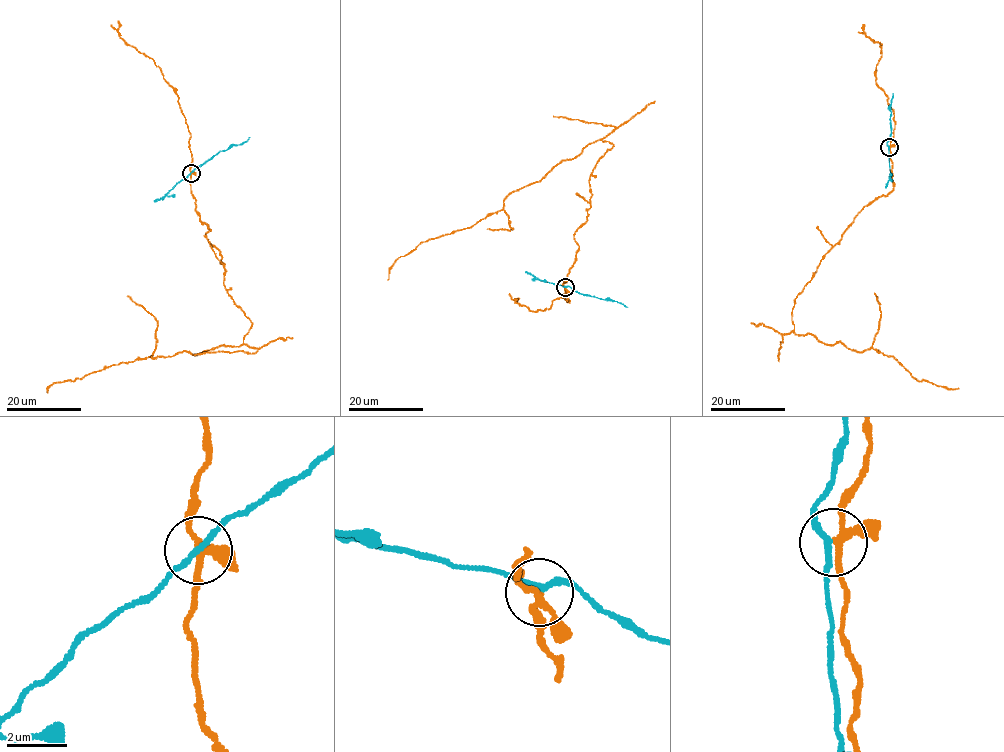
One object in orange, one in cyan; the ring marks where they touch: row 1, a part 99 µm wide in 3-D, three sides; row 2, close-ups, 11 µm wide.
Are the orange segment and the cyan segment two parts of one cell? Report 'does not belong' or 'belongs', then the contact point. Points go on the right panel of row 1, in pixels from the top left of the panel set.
does not belong | (889, 147)

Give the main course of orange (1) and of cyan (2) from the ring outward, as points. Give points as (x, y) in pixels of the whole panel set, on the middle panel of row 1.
1: (565, 287), (590, 207), (588, 180), (609, 141), (589, 143), (470, 227), (422, 241), (388, 280)
2: (565, 287), (627, 307)

